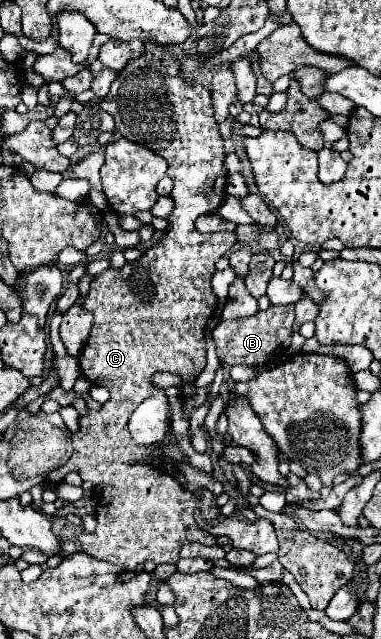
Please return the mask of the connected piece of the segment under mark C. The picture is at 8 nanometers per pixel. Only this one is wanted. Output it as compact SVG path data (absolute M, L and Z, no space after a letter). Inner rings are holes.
M151 38L145 42L145 52L139 58L129 60L129 64L117 74L117 80L111 84L111 92L107 98L101 100L101 108L111 112L111 116L117 122L117 132L141 146L157 144L157 140L163 140L163 146L157 152L167 160L167 176L173 180L173 212L165 218L169 222L165 236L159 242L153 242L153 246L143 252L143 256L135 262L125 264L119 270L107 268L99 276L93 278L89 296L83 302L83 308L93 314L93 328L89 334L89 340L79 356L79 364L83 370L83 376L95 384L105 386L111 392L111 400L101 406L101 410L89 410L87 416L81 416L81 430L71 436L73 440L73 456L69 462L57 470L53 470L47 476L47 482L61 482L65 474L79 470L83 480L91 480L95 484L103 484L103 496L97 504L97 530L93 534L79 534L77 544L79 550L97 558L105 560L109 564L135 568L139 562L153 560L155 564L177 564L179 562L179 550L187 542L201 542L205 546L215 544L215 536L203 532L197 528L197 522L193 518L193 512L197 504L201 504L201 514L205 520L213 520L219 512L219 506L211 506L215 502L215 496L209 490L189 492L185 490L173 476L155 470L153 466L147 466L147 454L151 448L145 448L141 444L135 444L129 436L127 422L137 404L141 404L145 398L149 398L149 392L155 390L151 376L155 372L173 372L183 378L183 400L191 394L195 388L193 382L199 376L199 372L207 364L207 344L205 344L205 326L207 320L213 316L217 306L217 296L211 290L211 276L215 274L215 264L221 256L225 256L235 244L237 234L235 232L217 232L217 234L199 234L195 230L195 220L199 214L215 212L223 198L225 198L225 182L227 182L227 170L223 168L223 160L227 156L223 148L223 138L219 134L219 124L213 118L213 106L211 106L211 92L201 82L187 82L181 78L181 62L167 50L167 46L155 44Z

